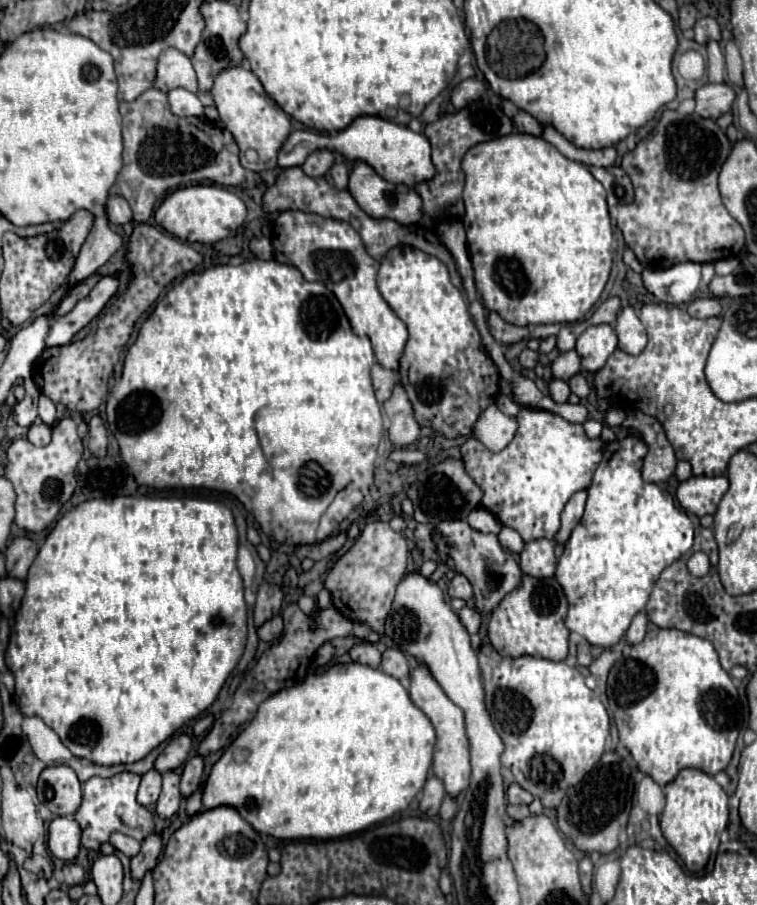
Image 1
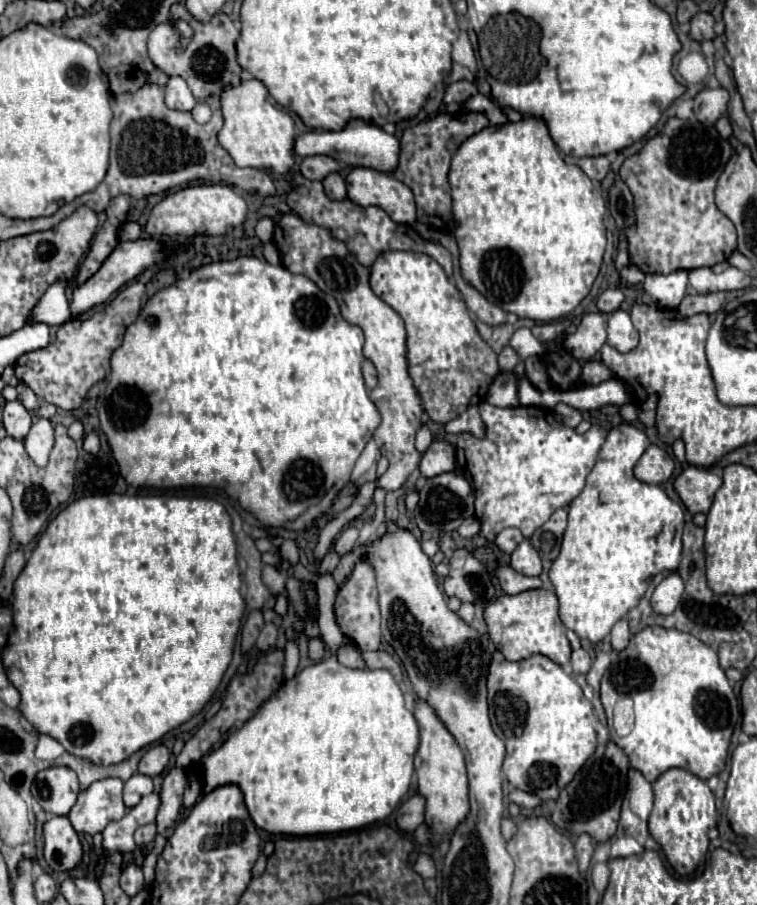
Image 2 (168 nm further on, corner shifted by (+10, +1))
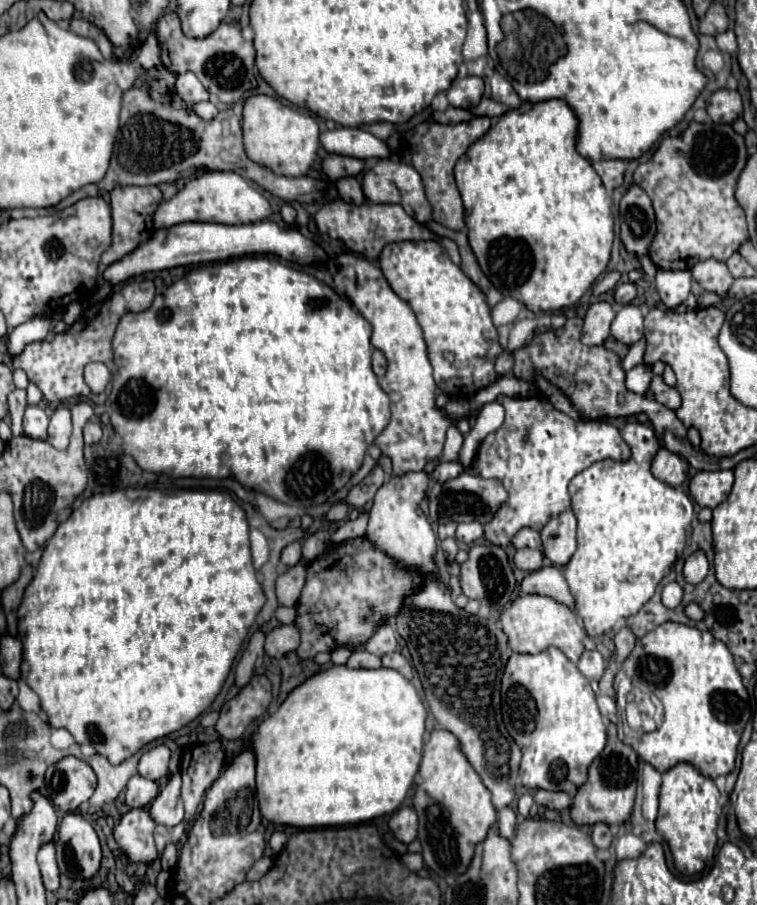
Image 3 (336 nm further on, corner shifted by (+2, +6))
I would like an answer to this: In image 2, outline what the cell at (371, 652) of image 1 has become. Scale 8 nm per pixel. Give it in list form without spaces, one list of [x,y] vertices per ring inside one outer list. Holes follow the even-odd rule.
[[[343,644],[343,646],[339,648],[337,658],[339,658],[339,662],[341,662],[343,666],[347,666],[347,668],[365,668],[365,662],[363,662],[363,658],[361,658],[359,648],[355,648],[355,646],[351,646],[351,644]]]

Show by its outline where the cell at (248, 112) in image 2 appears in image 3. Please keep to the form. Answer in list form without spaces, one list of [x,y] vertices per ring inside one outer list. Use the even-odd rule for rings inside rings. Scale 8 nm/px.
[[[251,95],[243,105],[243,145],[247,157],[277,175],[301,177],[309,171],[319,149],[319,125],[311,115],[285,107],[269,95]]]

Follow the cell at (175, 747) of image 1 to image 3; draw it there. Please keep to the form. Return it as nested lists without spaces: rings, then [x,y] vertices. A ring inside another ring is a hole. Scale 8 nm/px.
[[[159,745],[159,747],[145,751],[141,761],[139,761],[139,775],[153,779],[153,781],[161,779],[167,773],[169,755],[171,755],[171,751],[167,745]]]

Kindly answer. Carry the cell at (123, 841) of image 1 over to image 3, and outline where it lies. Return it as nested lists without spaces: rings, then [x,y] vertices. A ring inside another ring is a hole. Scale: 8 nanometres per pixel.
[[[147,807],[127,811],[113,831],[115,843],[133,863],[151,863],[157,859],[157,849],[153,843],[155,821]]]

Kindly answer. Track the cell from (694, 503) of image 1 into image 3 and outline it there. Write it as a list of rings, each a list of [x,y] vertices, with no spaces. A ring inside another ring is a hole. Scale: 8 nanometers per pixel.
[[[731,470],[699,471],[689,481],[689,491],[699,507],[715,509],[727,499],[733,483],[734,474]]]

